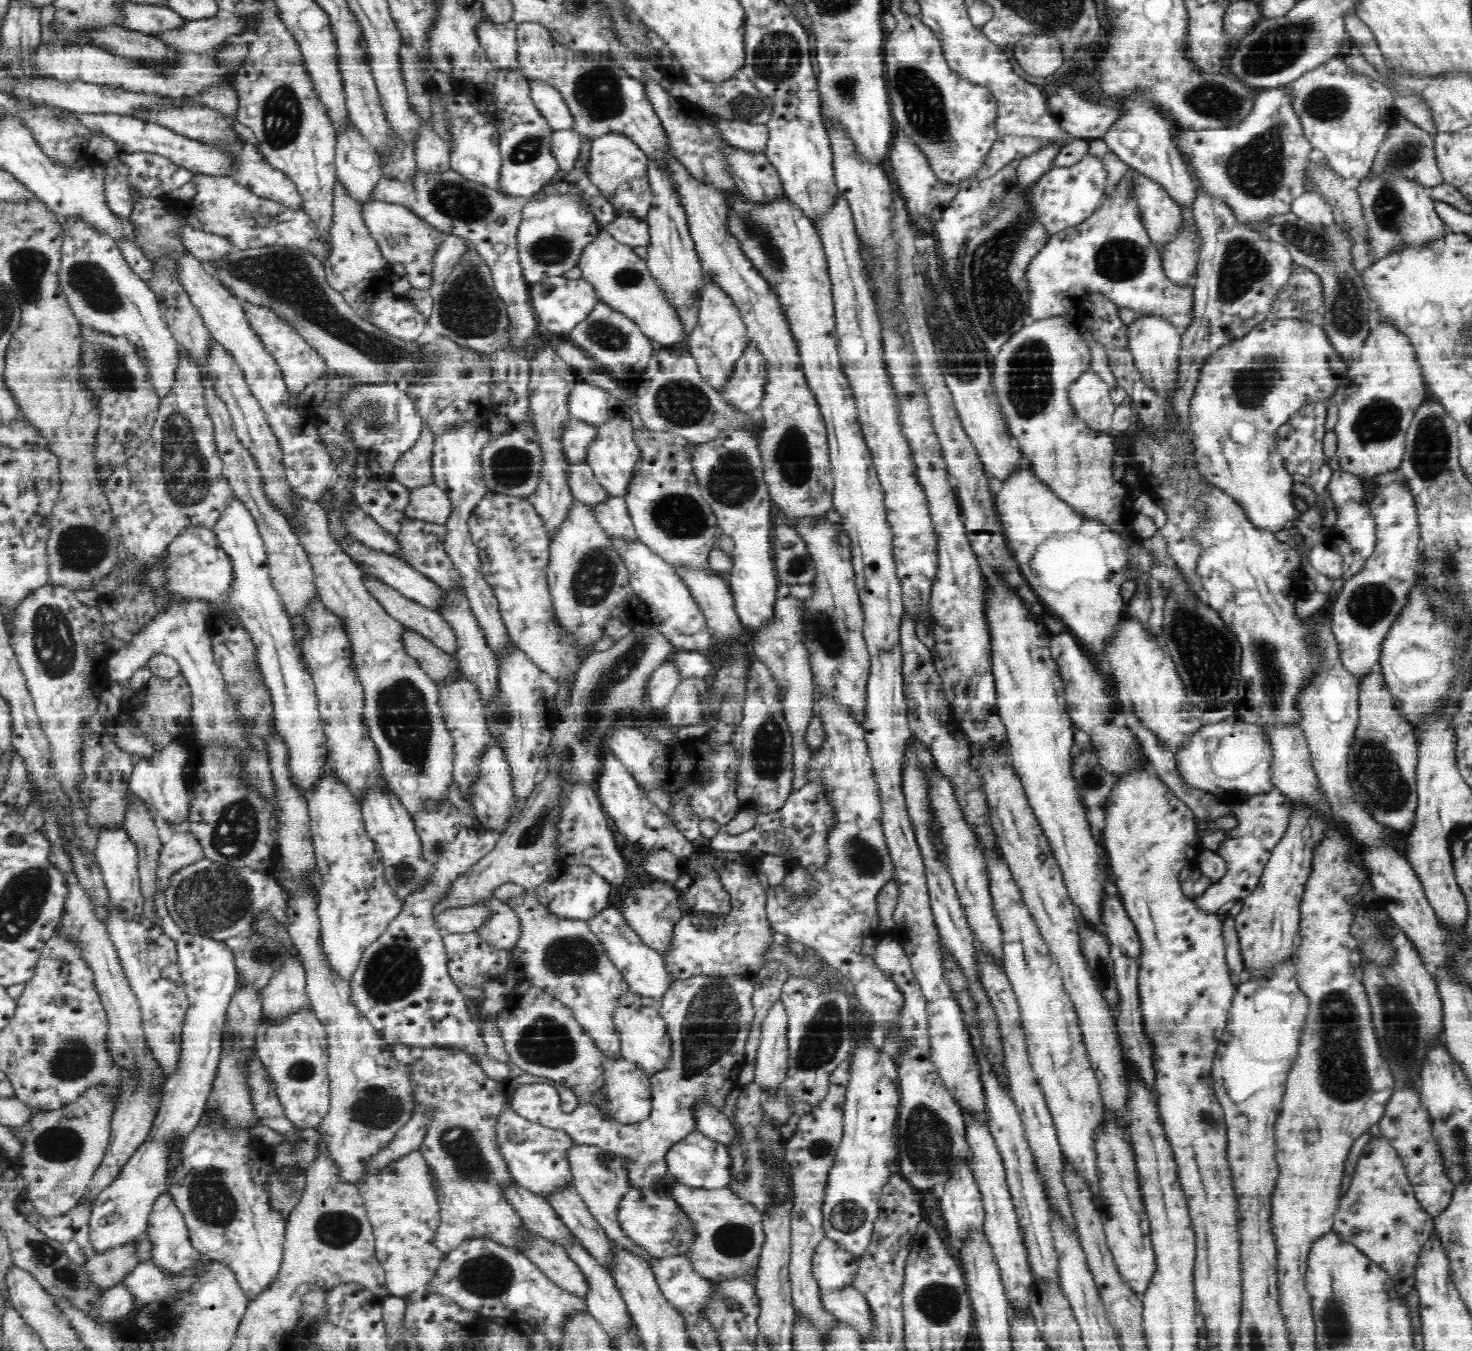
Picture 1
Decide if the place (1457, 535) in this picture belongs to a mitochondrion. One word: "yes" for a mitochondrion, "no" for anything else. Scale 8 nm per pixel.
no

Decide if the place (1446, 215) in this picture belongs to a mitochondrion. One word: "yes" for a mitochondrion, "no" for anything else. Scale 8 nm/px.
no

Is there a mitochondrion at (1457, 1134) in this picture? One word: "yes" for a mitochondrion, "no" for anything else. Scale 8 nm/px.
yes

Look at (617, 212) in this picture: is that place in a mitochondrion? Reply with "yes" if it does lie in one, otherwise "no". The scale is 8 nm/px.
no

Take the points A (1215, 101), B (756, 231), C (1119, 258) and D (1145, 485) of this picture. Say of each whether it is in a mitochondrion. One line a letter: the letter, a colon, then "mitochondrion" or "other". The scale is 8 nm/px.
A: mitochondrion
B: mitochondrion
C: mitochondrion
D: other

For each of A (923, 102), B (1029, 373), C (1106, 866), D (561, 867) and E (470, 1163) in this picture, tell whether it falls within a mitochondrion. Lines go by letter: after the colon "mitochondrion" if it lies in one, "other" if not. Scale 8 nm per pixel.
A: mitochondrion
B: mitochondrion
C: other
D: other
E: mitochondrion

